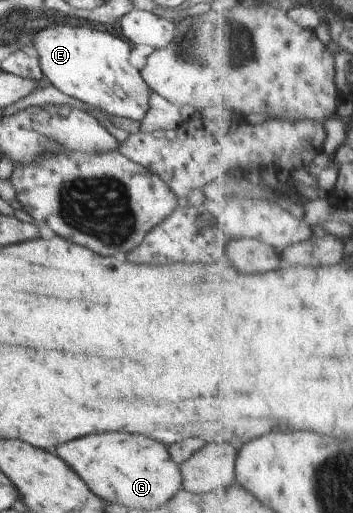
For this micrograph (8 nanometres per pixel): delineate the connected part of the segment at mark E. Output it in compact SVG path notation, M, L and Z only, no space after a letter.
M56 19L55 23L34 32L32 43L37 53L41 75L44 75L58 91L82 103L98 107L110 115L116 115L116 117L125 117L132 121L141 120L144 117L148 109L149 95L152 92L144 83L139 71L128 62L128 54L132 45L126 40L118 38L111 32L96 31L84 24L69 25Z

